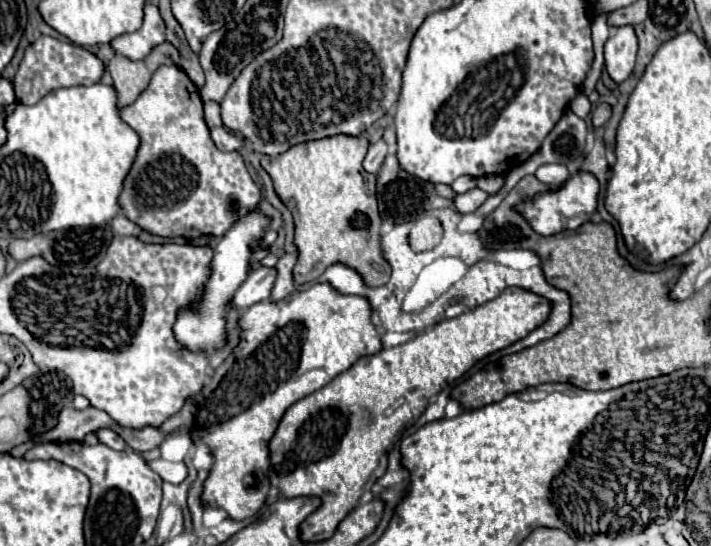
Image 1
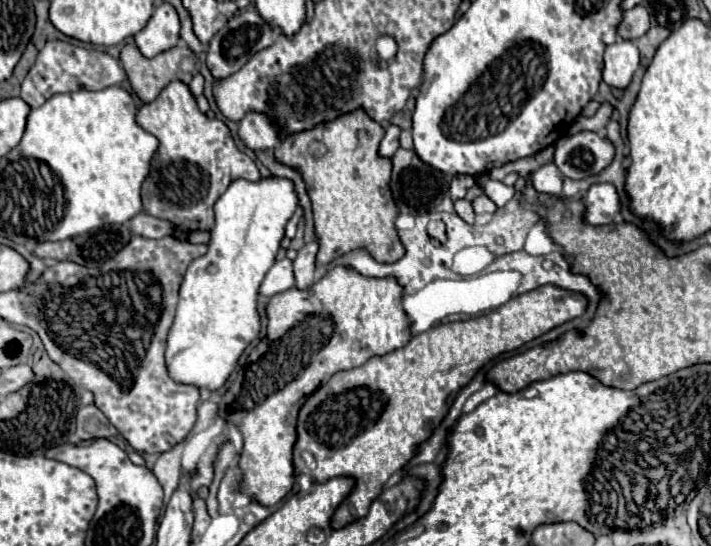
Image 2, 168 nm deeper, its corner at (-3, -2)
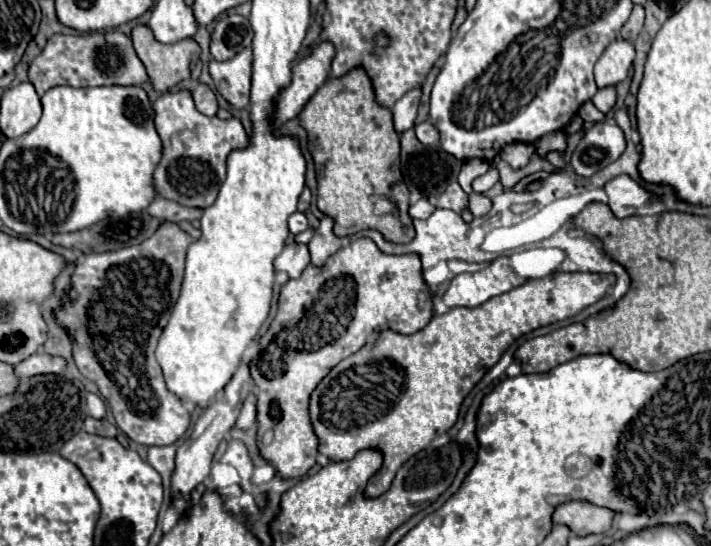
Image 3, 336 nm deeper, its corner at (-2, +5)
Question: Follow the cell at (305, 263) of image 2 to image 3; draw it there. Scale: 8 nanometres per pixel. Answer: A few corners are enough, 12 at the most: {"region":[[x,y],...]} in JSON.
{"region":[[324,217],[308,241],[310,263],[322,267],[342,247]]}

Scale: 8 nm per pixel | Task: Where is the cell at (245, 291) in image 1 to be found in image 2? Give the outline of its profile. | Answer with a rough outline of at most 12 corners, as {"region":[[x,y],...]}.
{"region":[[281,258],[267,272],[261,296],[295,286],[293,262]]}

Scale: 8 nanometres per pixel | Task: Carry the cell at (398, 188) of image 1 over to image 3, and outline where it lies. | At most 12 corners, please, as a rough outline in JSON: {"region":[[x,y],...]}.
{"region":[[400,135],[400,171],[410,191],[440,197],[460,161]]}

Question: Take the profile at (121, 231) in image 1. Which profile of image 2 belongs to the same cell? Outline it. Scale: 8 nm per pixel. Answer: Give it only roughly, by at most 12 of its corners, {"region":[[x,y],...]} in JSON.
{"region":[[147,212],[131,218],[133,234],[163,238],[175,232],[173,222]]}

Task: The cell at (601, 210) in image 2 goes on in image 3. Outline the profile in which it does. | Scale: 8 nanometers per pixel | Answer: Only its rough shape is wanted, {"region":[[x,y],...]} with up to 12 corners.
{"region":[[628,175],[602,187],[608,207],[618,219],[654,203]]}

